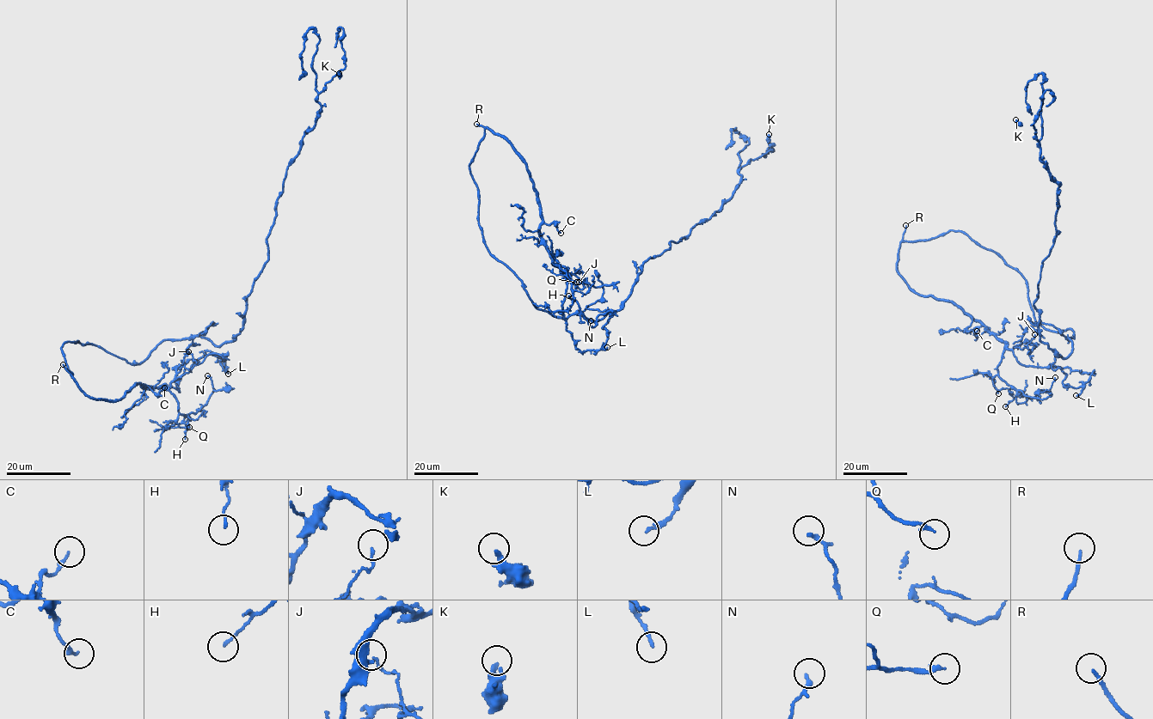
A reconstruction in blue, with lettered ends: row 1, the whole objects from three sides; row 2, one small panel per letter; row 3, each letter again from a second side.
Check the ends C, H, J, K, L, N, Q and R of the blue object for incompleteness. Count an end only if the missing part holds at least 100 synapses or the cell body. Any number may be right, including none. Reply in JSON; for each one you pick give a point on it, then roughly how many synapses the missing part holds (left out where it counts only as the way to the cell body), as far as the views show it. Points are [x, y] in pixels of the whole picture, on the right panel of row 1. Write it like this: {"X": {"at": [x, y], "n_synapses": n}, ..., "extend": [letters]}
{"R": {"at": [905, 225]}, "extend": ["R"]}

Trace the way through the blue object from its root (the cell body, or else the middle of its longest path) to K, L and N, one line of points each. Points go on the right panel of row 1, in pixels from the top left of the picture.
K: (1042, 325), (1073, 332), (1067, 357), (1039, 340), (1033, 305), (1059, 185), (1034, 126), (1015, 119)
L: (1042, 325), (1022, 277), (966, 234), (900, 243), (910, 289), (962, 307), (1020, 362), (1094, 371), (1076, 395)
N: (1042, 325), (1022, 277), (966, 234), (900, 243), (915, 293), (1002, 339), (1000, 377), (1040, 399), (1055, 377)

